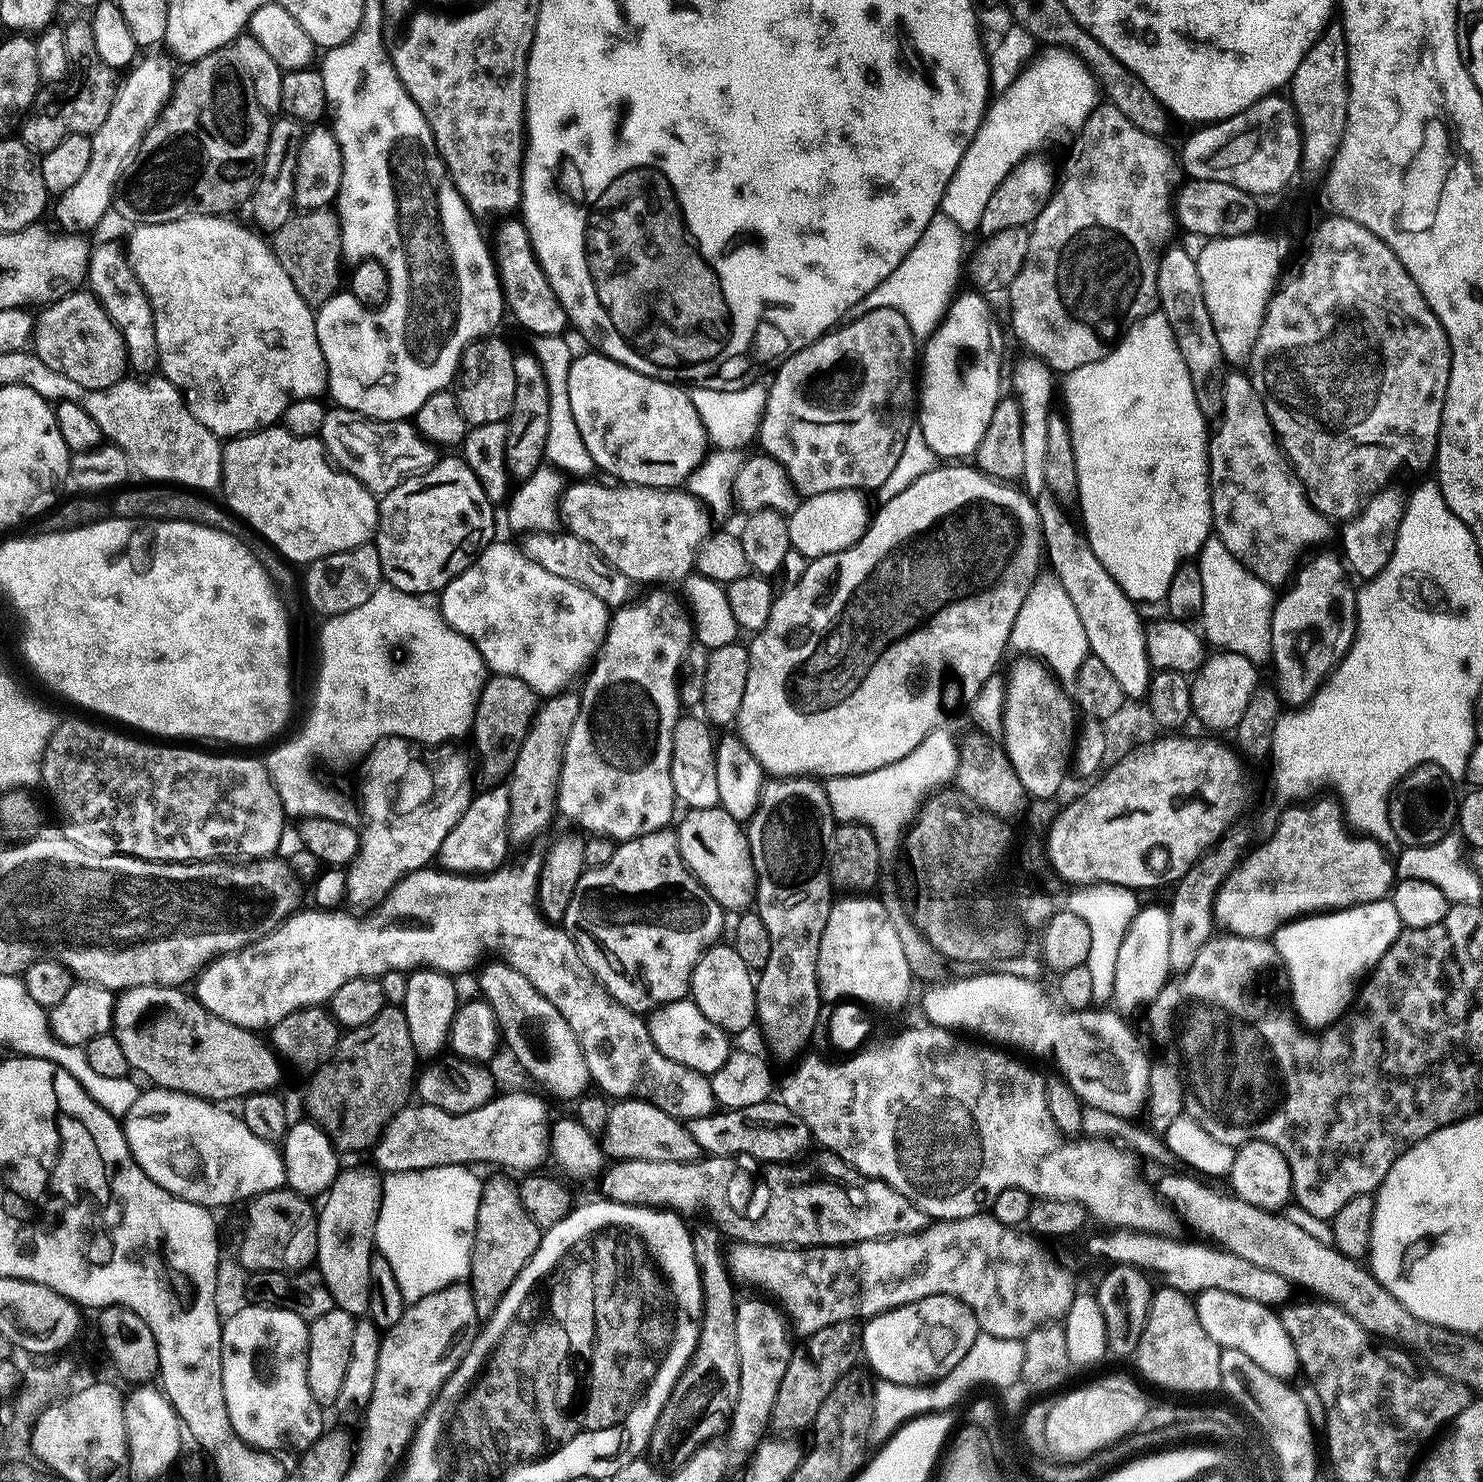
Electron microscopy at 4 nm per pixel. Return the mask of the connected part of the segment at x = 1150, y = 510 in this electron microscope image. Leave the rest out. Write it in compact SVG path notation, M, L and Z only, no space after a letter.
M1153 310L1150 315L1144 316L1120 337L1116 349L1110 354L1106 354L1106 358L1102 358L1098 362L1090 362L1086 366L1078 366L1073 372L1067 373L1063 380L1062 392L1064 388L1064 404L1068 407L1066 419L1072 435L1076 473L1078 474L1078 486L1076 487L1078 505L1080 504L1080 510L1084 514L1085 529L1083 528L1083 531L1086 533L1086 543L1092 547L1098 562L1102 562L1102 566L1110 574L1110 578L1114 578L1114 582L1118 582L1120 589L1133 602L1141 602L1140 600L1163 601L1170 590L1176 569L1189 558L1197 555L1213 531L1213 485L1208 484L1208 476L1210 480L1210 457L1208 455L1210 428L1204 425L1204 412L1200 409L1202 400L1196 395L1192 385L1190 370L1182 358L1182 350L1176 341L1176 331L1164 317L1163 311Z

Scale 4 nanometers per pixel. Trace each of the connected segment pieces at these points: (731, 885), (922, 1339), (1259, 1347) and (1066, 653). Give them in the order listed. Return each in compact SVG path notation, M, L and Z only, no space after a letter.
M722 807L694 808L685 811L684 821L678 827L680 838L680 853L691 871L702 882L709 892L725 910L740 908L744 910L753 903L756 894L756 870L752 861L751 848L748 845L748 833L742 827L741 821L730 818Z
M927 1296L871 1317L862 1328L862 1356L881 1380L906 1386L931 1384L950 1374L966 1358L966 1350L974 1346L979 1335L976 1315L958 1298Z
M1206 1290L1195 1297L1196 1313L1202 1326L1221 1348L1242 1350L1254 1358L1262 1370L1281 1378L1292 1378L1301 1367L1301 1357L1296 1353L1294 1342L1286 1332L1279 1315L1269 1305L1250 1302L1238 1294L1226 1294L1222 1290Z
M1038 578L1032 583L1026 602L1022 602L1022 610L1018 610L1018 618L1014 618L1008 642L1013 649L1018 648L1019 653L1033 654L1044 660L1060 678L1075 678L1082 662L1090 655L1086 630L1082 630L1078 610L1074 610L1074 602L1070 602L1060 587L1060 581L1055 578Z

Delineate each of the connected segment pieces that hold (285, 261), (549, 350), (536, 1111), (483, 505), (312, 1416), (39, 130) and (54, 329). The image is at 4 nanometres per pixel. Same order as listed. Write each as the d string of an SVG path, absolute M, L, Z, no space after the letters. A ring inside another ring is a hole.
M331 207L297 211L277 232L271 233L270 247L278 262L282 262L282 270L290 274L294 290L298 290L308 304L322 305L341 291L340 260L344 256L342 232L340 217Z
M563 335L531 337L531 355L540 363L542 374L548 387L550 398L550 430L546 430L546 446L544 455L547 461L565 473L574 472L575 477L584 478L588 471L593 471L594 465L586 450L586 442L582 442L582 434L578 434L578 422L574 422L574 413L570 410L570 366L574 359L574 351L564 341Z
M508 1092L505 1094L497 1094L490 1102L486 1102L486 1106L478 1106L478 1110L470 1110L466 1114L454 1114L442 1110L438 1106L430 1106L423 1102L413 1103L407 1108L403 1108L401 1112L394 1117L391 1122L384 1127L384 1133L380 1135L374 1147L371 1149L370 1156L373 1156L375 1167L381 1173L389 1172L409 1172L410 1170L426 1170L427 1168L437 1168L438 1166L450 1166L451 1164L463 1164L465 1166L477 1166L476 1164L501 1164L501 1169L511 1170L513 1173L531 1174L537 1170L543 1169L544 1159L547 1161L550 1156L550 1128L548 1132L548 1104L549 1101L543 1095L531 1096L528 1092Z
M452 456L437 459L433 468L427 468L409 476L394 490L383 493L378 500L380 506L380 527L376 549L382 562L384 580L403 592L417 594L439 593L458 574L462 574L474 563L482 549L493 543L496 532L496 516L492 513L493 501L486 498L486 490L474 478L470 466L463 458Z
M251 1302L221 1323L222 1384L235 1433L261 1451L303 1452L323 1435L323 1407L309 1388L309 1323L284 1306Z
M87 19L72 20L69 24L65 23L63 29L69 61L74 65L75 71L76 68L80 71L80 85L77 86L76 93L69 100L64 100L61 104L48 104L41 112L33 111L25 119L18 132L19 139L24 141L31 152L37 154L54 150L54 146L58 146L62 138L91 137L92 133L98 130L98 126L106 122L106 117L110 114L110 106L114 106L116 97L117 69L111 68L109 64L104 64L100 60L96 52L96 39L92 33L91 23Z
M91 291L70 292L45 308L34 320L34 351L50 370L66 374L83 388L109 388L125 379L130 365L124 336Z

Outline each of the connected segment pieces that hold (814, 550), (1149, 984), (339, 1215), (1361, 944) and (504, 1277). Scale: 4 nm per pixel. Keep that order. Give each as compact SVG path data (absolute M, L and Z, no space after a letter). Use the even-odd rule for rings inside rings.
M843 488L807 496L802 504L788 516L791 547L805 559L816 559L826 554L840 552L854 545L871 523L871 511L859 489Z
M1141 907L1129 924L1118 948L1111 1003L1120 1014L1136 1012L1151 1004L1170 980L1170 918L1167 907Z
M347 1167L336 1177L317 1211L316 1270L330 1290L333 1305L357 1318L369 1308L370 1258L375 1251L382 1192L383 1179L375 1167Z
M1391 899L1375 900L1338 912L1321 912L1291 921L1274 933L1274 943L1290 981L1290 1002L1297 1017L1320 1030L1348 1011L1358 985L1399 938L1402 925Z
M500 1174L484 1184L484 1193L478 1206L476 1233L472 1247L472 1270L470 1287L476 1315L491 1317L495 1306L510 1290L510 1282L526 1266L526 1262L538 1250L542 1229L523 1206L517 1181L511 1175Z

